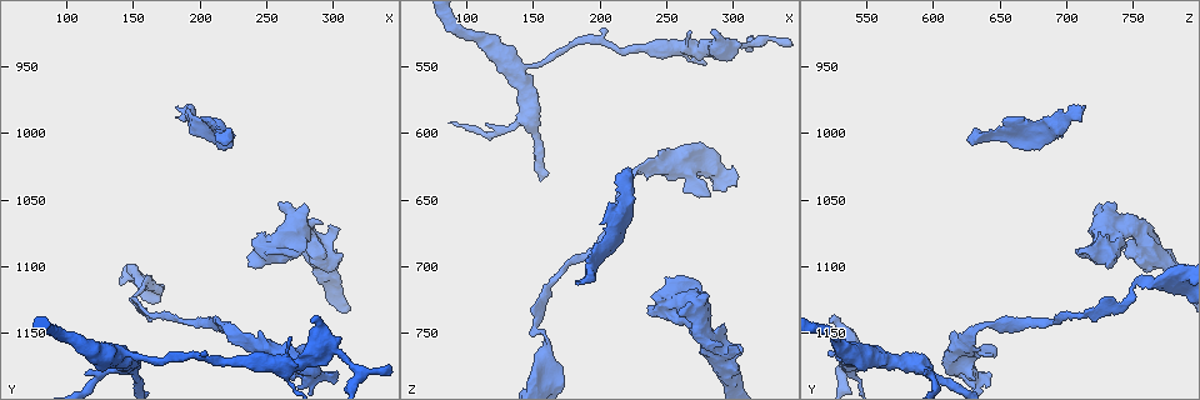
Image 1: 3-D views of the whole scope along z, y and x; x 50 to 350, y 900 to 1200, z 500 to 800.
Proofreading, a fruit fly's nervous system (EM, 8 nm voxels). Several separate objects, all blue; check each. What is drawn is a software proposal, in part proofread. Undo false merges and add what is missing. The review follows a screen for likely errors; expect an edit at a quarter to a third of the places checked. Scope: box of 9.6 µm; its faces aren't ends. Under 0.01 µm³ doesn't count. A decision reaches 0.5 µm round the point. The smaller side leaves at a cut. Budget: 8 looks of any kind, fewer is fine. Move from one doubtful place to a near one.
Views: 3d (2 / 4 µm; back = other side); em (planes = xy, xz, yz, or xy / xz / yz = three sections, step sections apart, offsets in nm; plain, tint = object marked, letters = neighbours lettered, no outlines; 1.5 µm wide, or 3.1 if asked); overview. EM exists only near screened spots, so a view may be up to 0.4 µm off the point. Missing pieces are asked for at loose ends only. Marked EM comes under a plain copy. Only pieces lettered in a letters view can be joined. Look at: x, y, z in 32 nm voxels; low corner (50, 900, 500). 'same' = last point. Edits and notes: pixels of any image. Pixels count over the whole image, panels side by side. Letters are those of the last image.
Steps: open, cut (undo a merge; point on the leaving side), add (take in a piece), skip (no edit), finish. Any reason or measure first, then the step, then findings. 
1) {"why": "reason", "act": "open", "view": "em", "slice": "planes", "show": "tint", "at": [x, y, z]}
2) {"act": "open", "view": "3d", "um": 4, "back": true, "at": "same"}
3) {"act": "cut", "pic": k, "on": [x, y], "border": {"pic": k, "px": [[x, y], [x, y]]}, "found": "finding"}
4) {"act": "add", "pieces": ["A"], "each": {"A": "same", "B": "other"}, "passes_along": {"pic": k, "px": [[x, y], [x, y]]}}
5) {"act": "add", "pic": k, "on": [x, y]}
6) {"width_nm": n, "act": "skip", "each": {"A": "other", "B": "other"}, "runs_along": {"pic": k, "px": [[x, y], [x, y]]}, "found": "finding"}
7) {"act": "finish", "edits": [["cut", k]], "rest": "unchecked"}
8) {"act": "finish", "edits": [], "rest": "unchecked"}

{"why": "free end", "act": "open", "view": "3d", "um": 2, "at": [290, 1092, 742]}

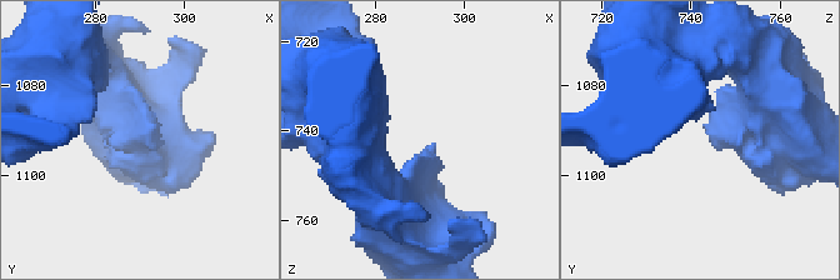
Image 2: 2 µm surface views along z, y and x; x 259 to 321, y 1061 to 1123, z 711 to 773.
{"why": "need the tissue", "act": "open", "view": "em", "slice": "xy", "step": 4, "show": "tint", "at": [291, 1092, 743]}

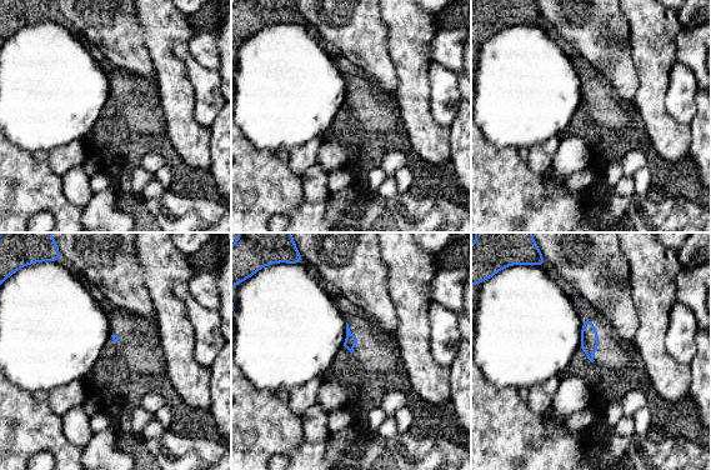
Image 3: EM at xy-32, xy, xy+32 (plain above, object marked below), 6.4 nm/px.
{"why": "another direction", "act": "open", "view": "em", "slice": "planes", "show": "letters", "at": "same"}

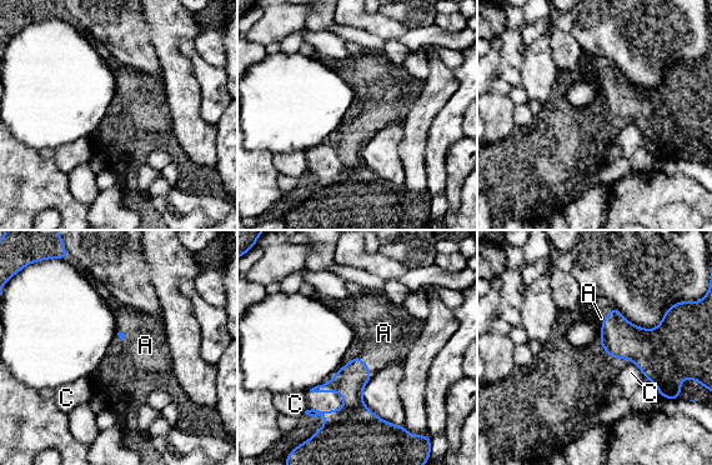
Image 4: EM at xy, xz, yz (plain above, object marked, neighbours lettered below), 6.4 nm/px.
{"act": "add", "pieces": ["A"], "each": {"A": "same", "C": "other"}, "found": "the cell continues"}

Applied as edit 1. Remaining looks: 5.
{"why": "see it whole again", "act": "open", "view": "overview"}

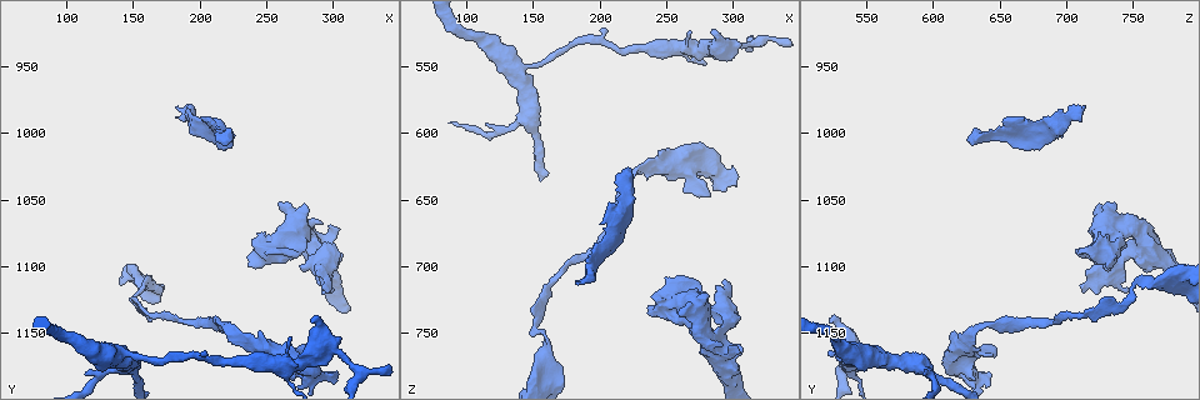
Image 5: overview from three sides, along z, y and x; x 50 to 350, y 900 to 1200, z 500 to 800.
{"why": "an open end", "act": "open", "view": "3d", "um": 2, "back": true, "at": [222, 1004, 628]}

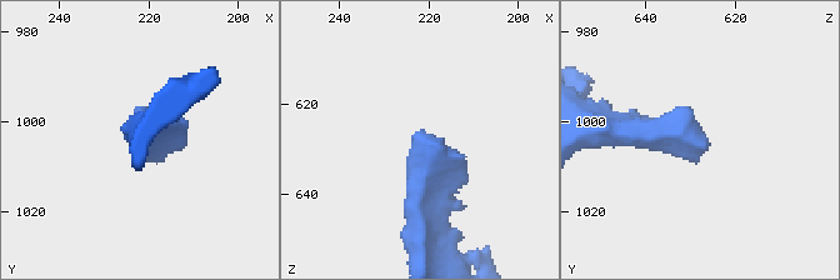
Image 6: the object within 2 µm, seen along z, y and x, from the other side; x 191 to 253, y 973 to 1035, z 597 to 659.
{"why": "need the tissue", "act": "open", "view": "em", "slice": "yz", "step": 4, "show": "letters", "at": [223, 1006, 627]}

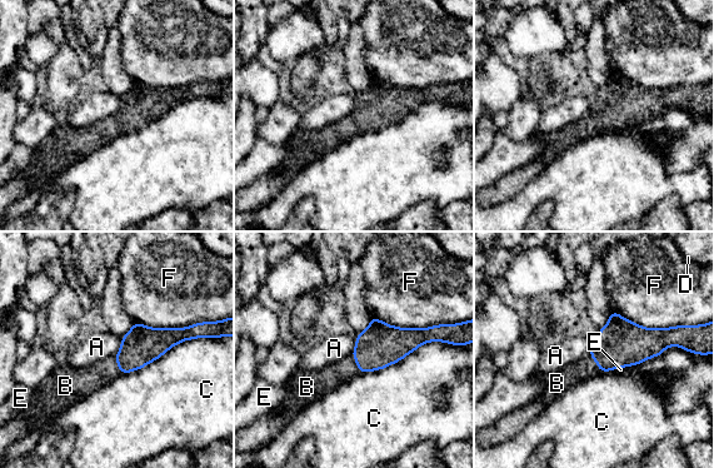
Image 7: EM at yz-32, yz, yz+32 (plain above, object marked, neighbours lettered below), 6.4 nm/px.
{"act": "add", "pieces": ["B"], "each": {"A": "other", "B": "same", "C": "other", "D": "other", "E": "other", "F": "other"}, "passes_along": {"pic": 7, "px": [[140, 345], [118, 366], [84, 381]]}, "found": "the cell continues"}

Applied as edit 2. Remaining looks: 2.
{"act": "finish", "edits": [["add", 4], ["add", 7]], "rest": "unchecked"}

